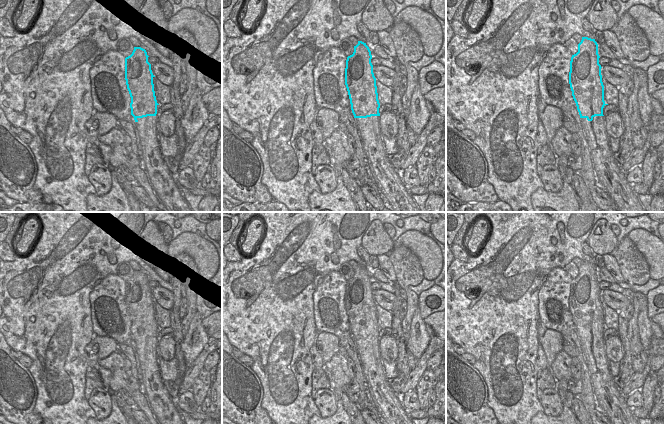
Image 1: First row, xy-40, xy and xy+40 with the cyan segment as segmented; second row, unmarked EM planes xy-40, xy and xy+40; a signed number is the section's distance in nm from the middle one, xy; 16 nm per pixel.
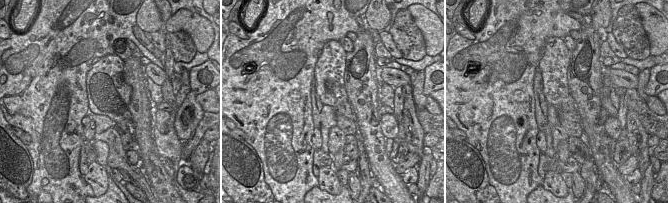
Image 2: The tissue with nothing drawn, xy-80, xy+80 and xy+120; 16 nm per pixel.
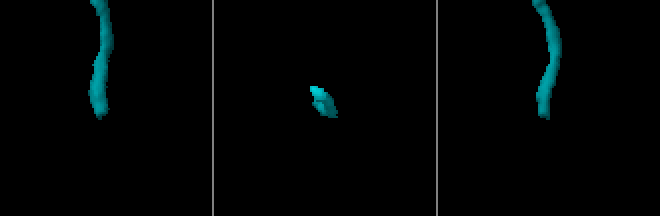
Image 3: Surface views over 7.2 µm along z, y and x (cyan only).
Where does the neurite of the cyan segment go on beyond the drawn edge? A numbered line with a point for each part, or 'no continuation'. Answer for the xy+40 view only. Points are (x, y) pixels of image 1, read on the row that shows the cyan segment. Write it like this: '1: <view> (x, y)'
1: xy+40 (608, 172)

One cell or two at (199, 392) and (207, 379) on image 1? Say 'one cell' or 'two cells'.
one cell

